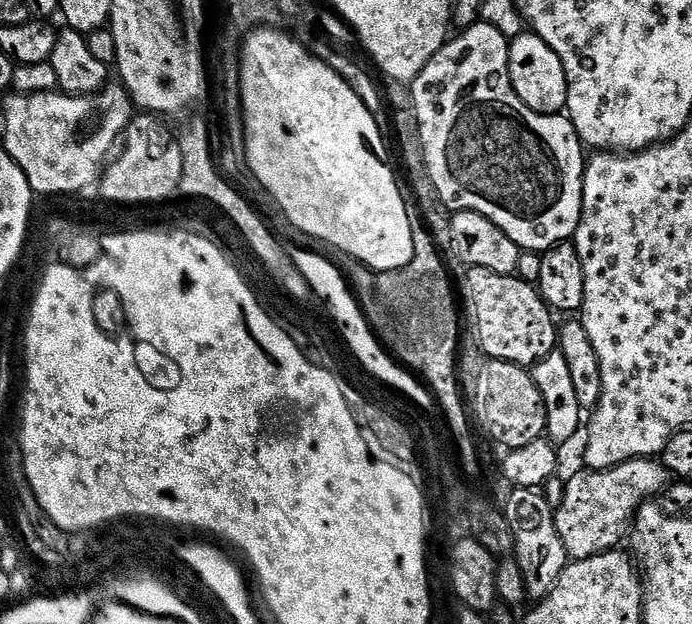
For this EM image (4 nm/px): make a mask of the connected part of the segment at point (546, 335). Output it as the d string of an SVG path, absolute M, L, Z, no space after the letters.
M468 268L464 276L464 292L472 303L476 319L479 351L502 362L531 366L558 348L558 324L539 291L516 274L503 276L490 270Z

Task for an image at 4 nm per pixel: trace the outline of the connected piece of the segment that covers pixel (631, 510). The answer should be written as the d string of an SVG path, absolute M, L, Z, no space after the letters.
M655 459L627 460L606 470L583 470L577 476L567 477L561 506L554 512L558 538L572 560L585 560L603 552L613 551L620 539L630 532L630 521L640 505L663 493L666 472Z

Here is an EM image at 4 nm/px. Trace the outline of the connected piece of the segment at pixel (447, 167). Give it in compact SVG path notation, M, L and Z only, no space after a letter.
M477 22L456 35L453 35L442 45L438 54L434 54L426 62L424 69L410 82L414 110L417 111L418 126L420 127L422 150L425 154L427 175L433 180L434 188L441 195L442 202L448 208L477 212L486 218L490 218L490 222L494 222L494 226L503 230L525 252L543 254L549 248L553 248L555 244L571 241L575 237L576 227L582 212L582 178L584 177L584 165L586 163L586 148L579 134L574 130L572 121L564 114L555 116L538 114L534 110L530 110L530 106L526 106L526 102L522 102L522 98L518 98L518 94L510 82L510 70L508 69L508 45L510 40L509 37L502 34L502 30L494 30L494 26Z

